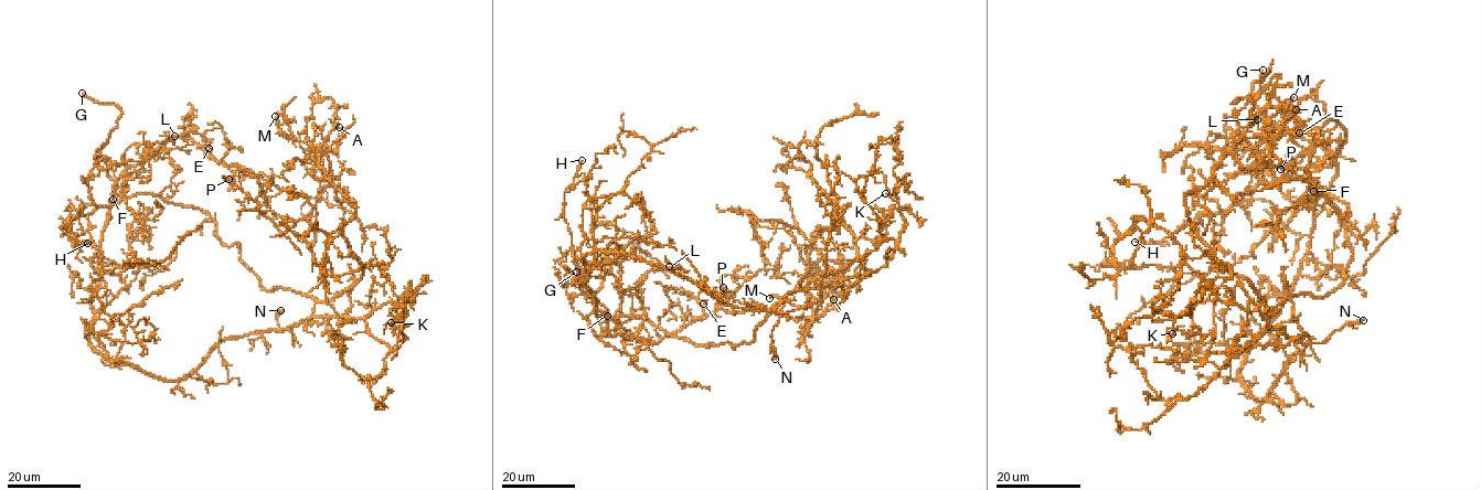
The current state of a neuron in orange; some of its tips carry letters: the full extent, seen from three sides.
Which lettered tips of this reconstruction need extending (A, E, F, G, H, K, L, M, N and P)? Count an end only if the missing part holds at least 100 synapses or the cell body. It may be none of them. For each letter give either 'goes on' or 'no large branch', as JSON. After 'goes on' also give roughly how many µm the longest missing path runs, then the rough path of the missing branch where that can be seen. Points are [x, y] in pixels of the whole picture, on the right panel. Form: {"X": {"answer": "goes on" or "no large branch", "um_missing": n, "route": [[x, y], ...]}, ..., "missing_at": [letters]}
{"A": {"answer": "no large branch"}, "E": {"answer": "no large branch"}, "F": {"answer": "no large branch"}, "G": {"answer": "goes on", "um_missing": 45}, "H": {"answer": "no large branch"}, "K": {"answer": "no large branch"}, "L": {"answer": "no large branch"}, "M": {"answer": "no large branch"}, "N": {"answer": "no large branch"}, "P": {"answer": "no large branch"}, "missing_at": ["G"]}

